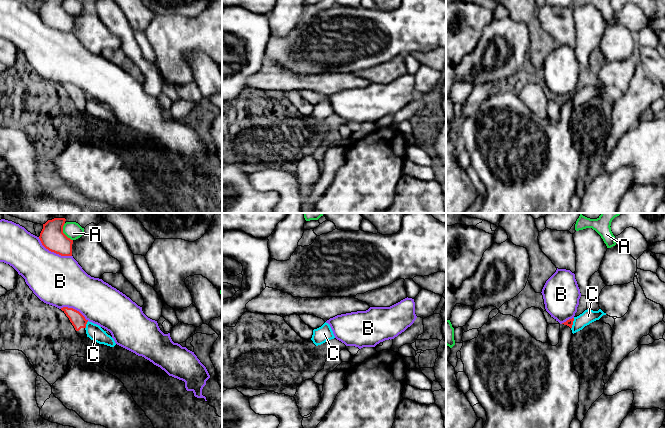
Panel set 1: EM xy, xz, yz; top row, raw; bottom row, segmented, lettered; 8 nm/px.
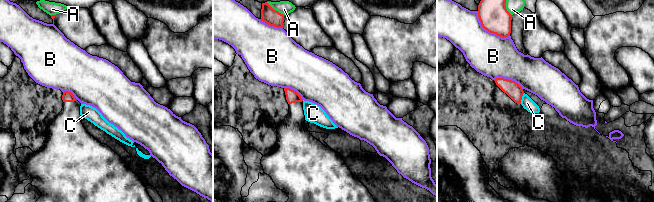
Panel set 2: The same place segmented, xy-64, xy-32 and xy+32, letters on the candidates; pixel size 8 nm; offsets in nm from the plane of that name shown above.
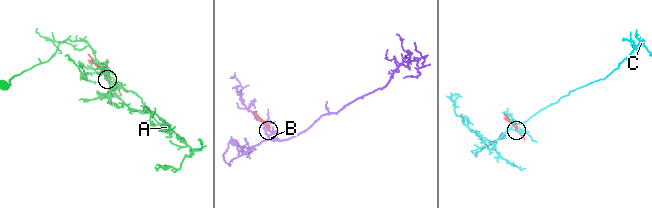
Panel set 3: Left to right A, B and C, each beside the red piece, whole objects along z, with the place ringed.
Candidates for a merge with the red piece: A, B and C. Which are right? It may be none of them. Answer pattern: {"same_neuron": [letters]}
{"same_neuron": []}

